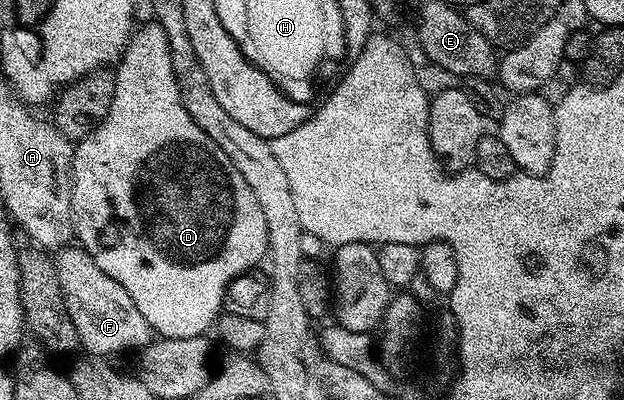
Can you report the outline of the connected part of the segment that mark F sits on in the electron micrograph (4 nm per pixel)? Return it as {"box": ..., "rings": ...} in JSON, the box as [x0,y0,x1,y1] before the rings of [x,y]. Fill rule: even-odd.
{"box":[54,243,153,358],"rings":[[[73,243],[57,249],[54,260],[66,311],[70,319],[74,319],[76,340],[84,353],[111,358],[112,353],[124,353],[127,349],[140,351],[153,342],[150,323],[146,323],[142,311],[134,307],[134,299],[126,295],[126,287],[110,279],[110,275],[106,275],[106,271],[94,263],[94,259],[83,247]]]}

